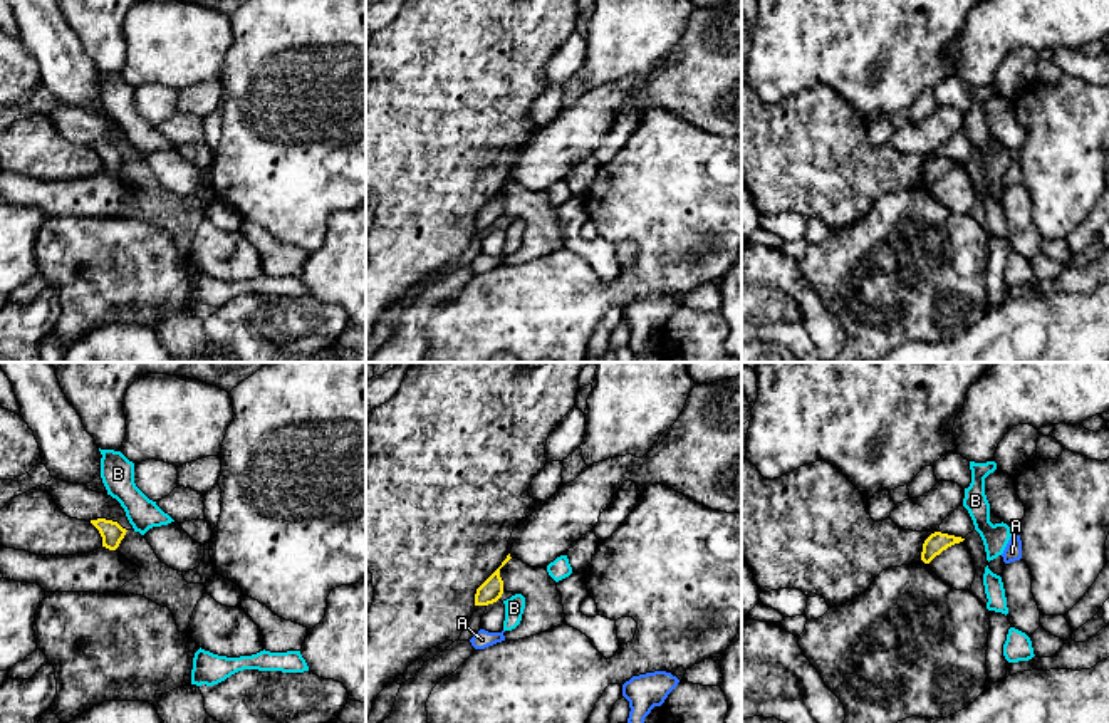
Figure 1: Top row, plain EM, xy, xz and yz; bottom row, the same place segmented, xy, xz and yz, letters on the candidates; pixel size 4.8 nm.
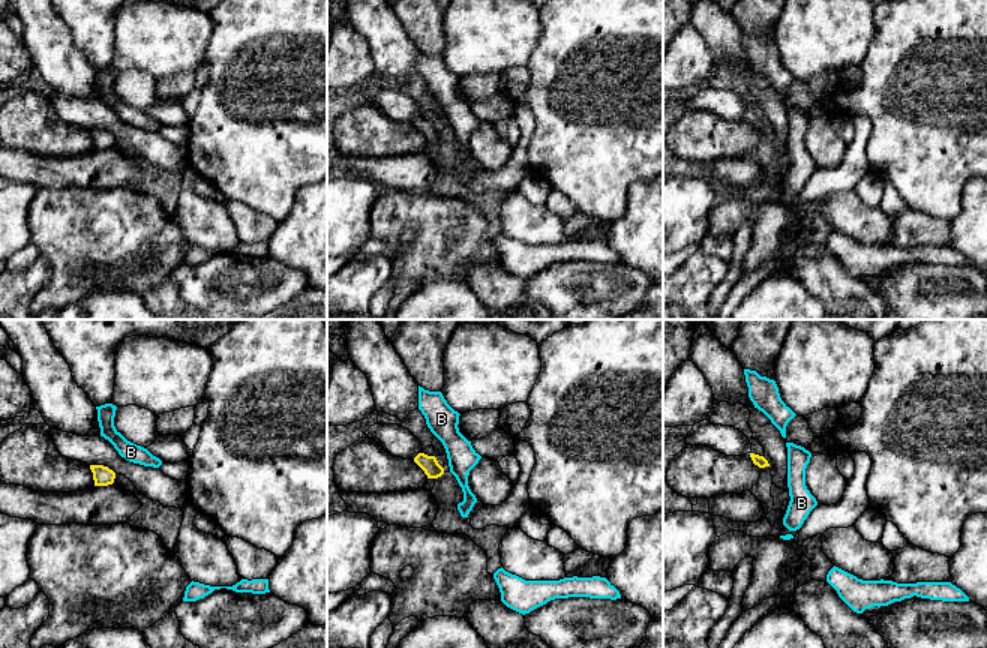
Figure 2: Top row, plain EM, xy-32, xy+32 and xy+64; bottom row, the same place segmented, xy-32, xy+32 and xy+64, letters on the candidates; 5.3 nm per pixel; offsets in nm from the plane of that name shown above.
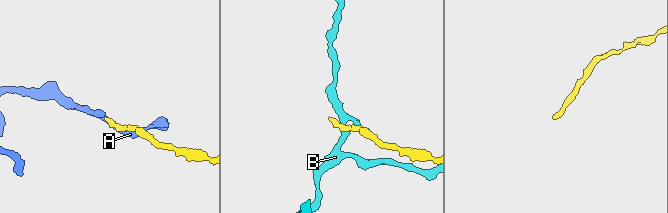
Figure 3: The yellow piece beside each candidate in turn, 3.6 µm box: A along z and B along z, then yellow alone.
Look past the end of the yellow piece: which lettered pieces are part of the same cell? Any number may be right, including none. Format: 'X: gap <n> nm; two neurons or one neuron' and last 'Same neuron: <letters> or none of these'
A: gap 120 nm; one neuron
B: gap 30 nm; two neurons
Same neuron: A

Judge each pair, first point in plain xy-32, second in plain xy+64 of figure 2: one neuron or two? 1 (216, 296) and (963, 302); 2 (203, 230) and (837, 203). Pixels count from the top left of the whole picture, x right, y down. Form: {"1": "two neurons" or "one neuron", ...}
{"1": "one neuron", "2": "one neuron"}

